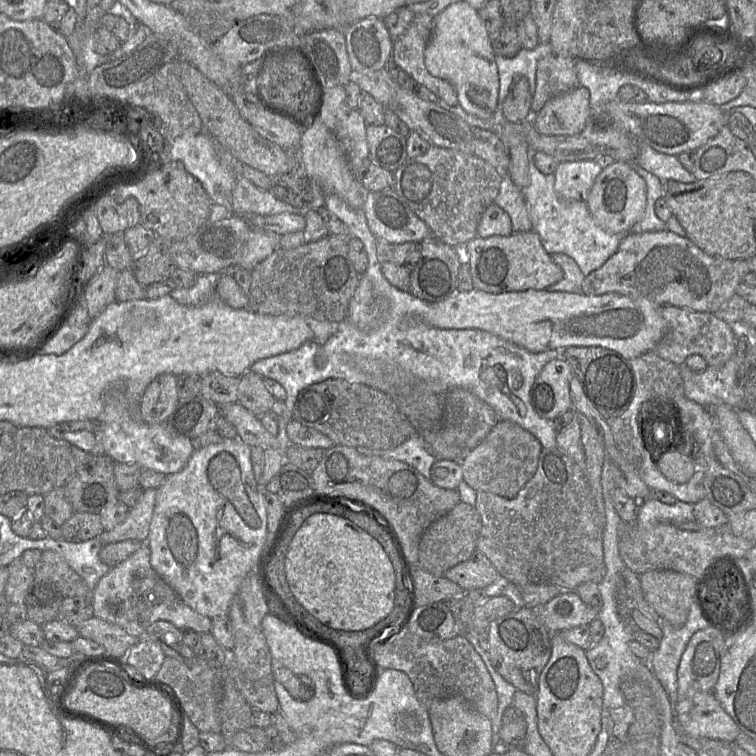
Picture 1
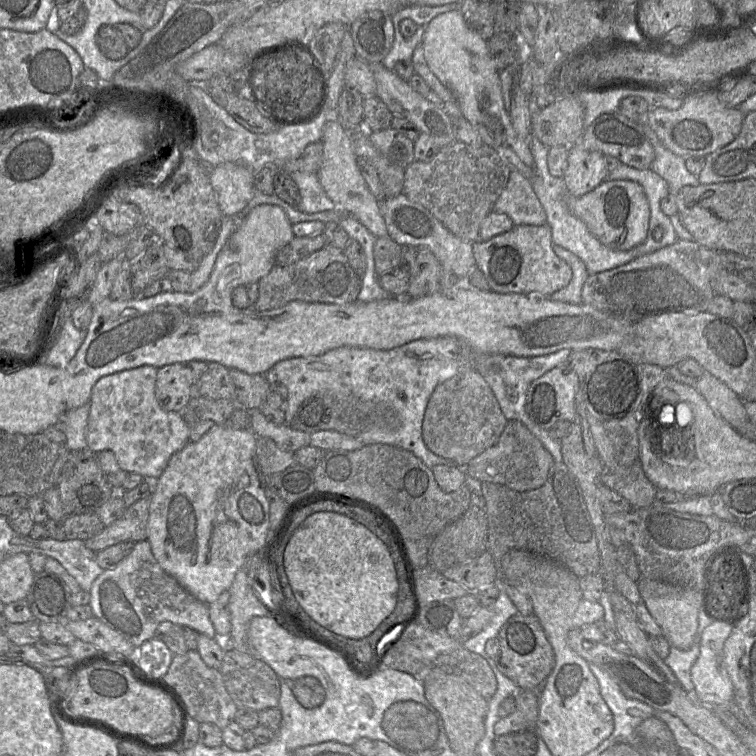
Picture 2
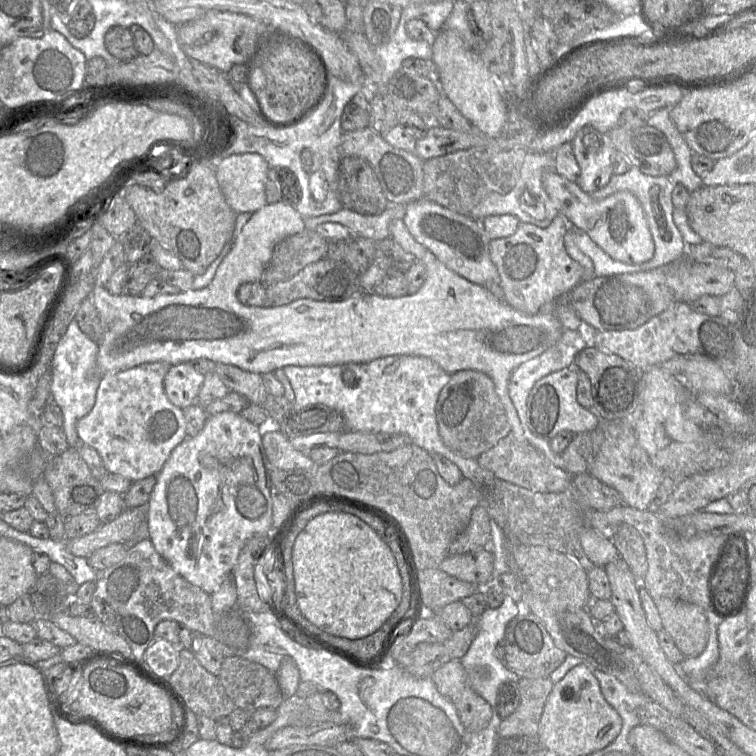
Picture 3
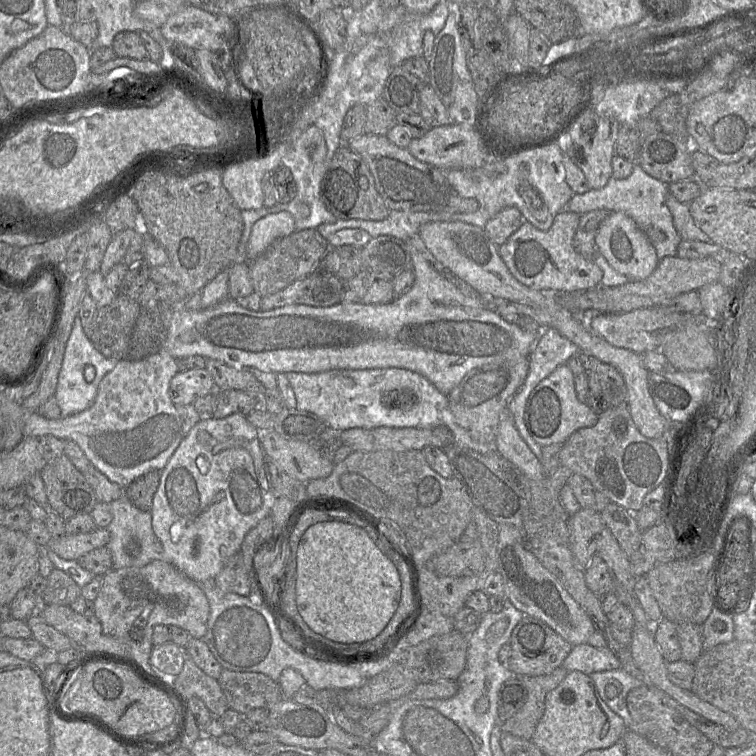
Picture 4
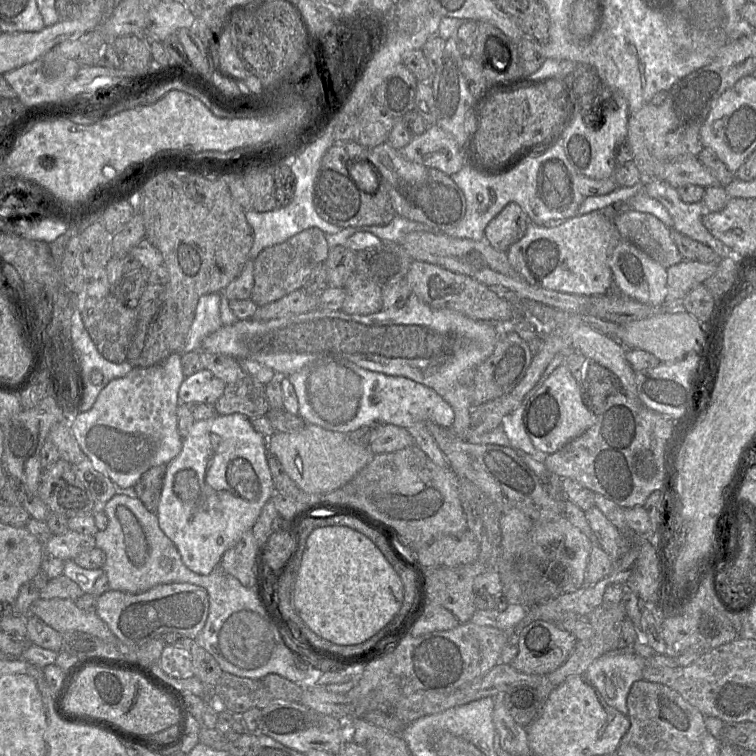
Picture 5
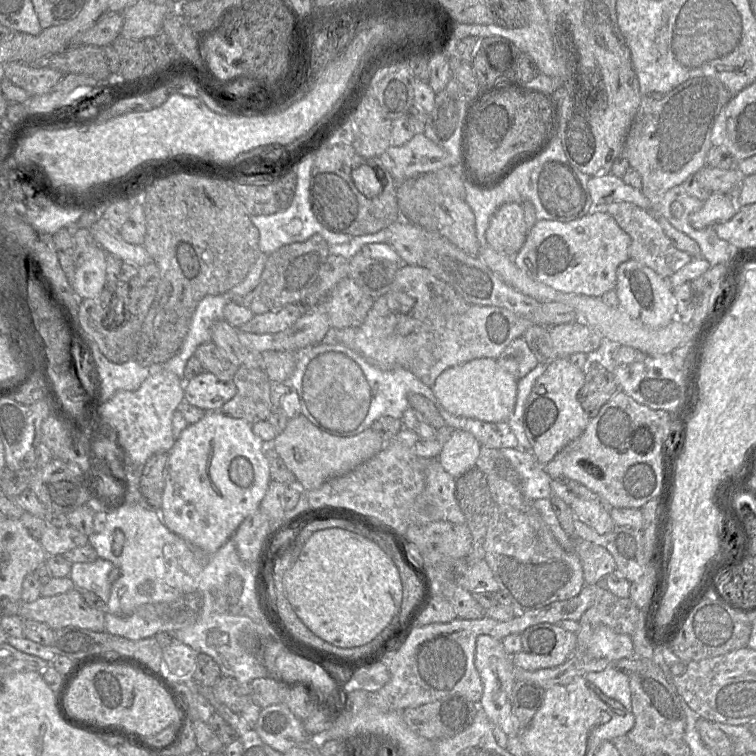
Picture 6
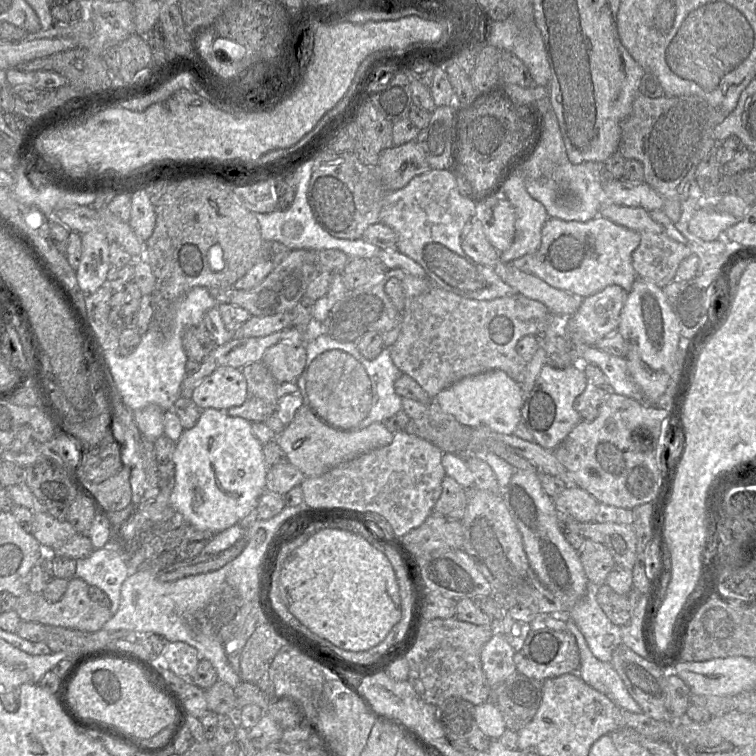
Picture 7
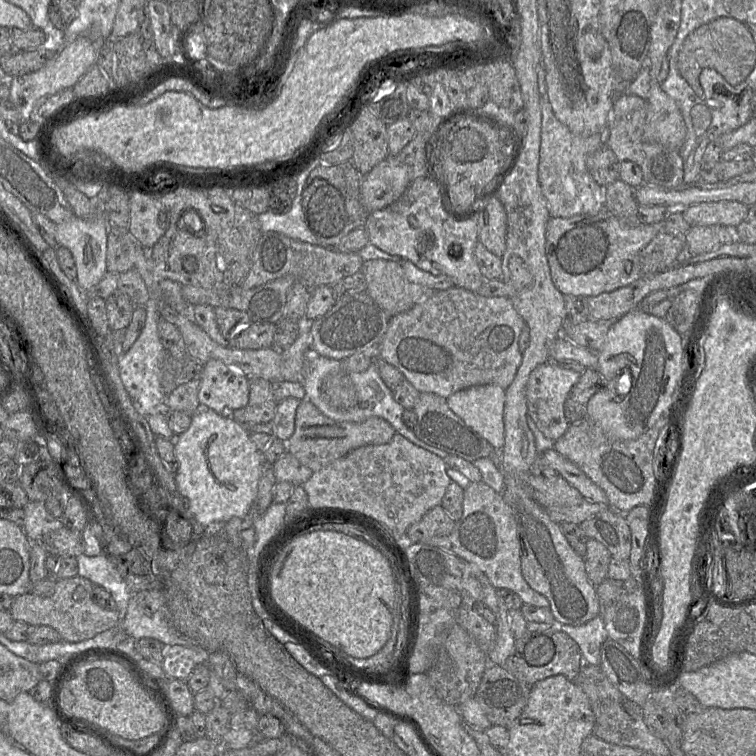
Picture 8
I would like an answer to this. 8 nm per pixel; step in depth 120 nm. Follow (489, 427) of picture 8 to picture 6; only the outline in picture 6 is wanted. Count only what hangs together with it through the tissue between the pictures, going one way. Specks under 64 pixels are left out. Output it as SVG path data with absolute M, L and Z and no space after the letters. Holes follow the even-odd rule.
M479 358L451 367L435 380L432 390L449 413L485 422L506 422L513 412L518 380L495 359Z

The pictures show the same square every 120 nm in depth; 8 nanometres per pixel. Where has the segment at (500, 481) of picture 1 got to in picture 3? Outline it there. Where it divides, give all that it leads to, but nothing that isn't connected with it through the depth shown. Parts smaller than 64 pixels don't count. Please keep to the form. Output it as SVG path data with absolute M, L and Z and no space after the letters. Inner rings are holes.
M512 433L482 453L477 461L482 468L492 472L496 478L531 491L562 492L572 484L572 475L551 463L528 441L517 440Z

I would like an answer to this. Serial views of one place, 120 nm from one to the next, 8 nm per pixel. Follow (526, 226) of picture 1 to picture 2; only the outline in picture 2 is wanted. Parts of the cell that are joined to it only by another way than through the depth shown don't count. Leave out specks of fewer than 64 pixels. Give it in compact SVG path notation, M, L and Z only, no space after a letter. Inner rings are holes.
M511 165L507 187L494 204L493 211L507 214L514 225L543 225L547 215L535 194L531 180Z

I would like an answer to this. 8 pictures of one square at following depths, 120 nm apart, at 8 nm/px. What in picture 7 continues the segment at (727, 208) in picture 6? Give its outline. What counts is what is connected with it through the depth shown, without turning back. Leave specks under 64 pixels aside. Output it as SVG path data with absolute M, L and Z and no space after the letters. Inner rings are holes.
M702 206L692 216L688 229L704 241L713 241L722 238L724 232L738 220L733 215L719 212L711 206Z

